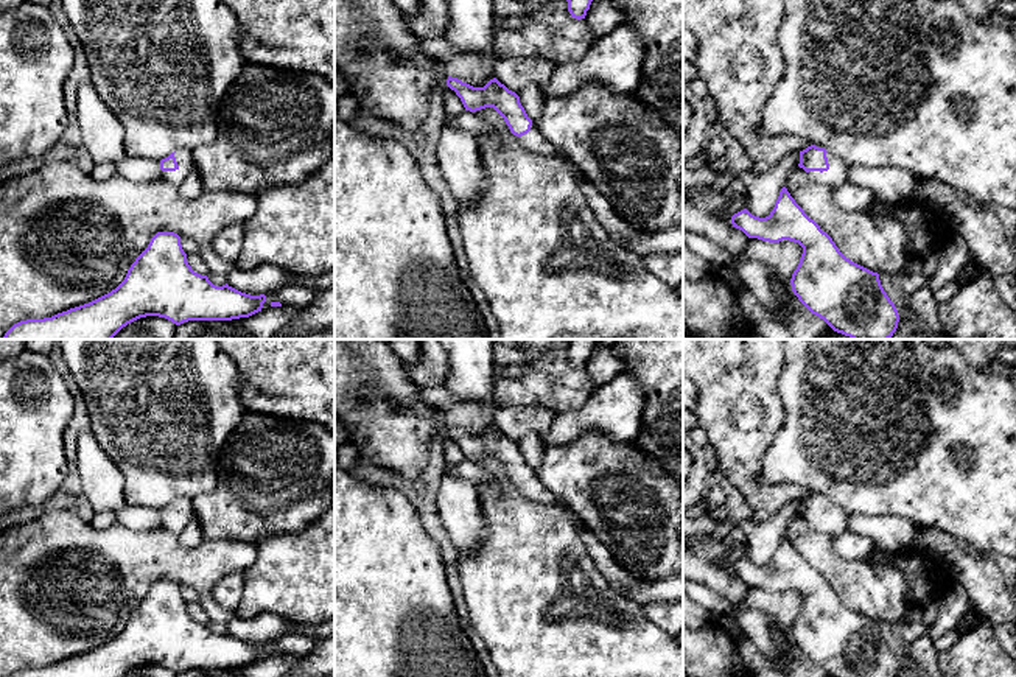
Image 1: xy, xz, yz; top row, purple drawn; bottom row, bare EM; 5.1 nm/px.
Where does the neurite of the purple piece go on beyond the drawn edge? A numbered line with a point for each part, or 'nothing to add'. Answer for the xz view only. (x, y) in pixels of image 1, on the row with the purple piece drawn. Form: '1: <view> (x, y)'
1: xz (534, 142)

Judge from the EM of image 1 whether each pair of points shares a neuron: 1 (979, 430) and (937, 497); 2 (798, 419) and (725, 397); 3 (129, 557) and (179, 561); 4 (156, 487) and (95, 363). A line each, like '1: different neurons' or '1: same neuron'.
1: same neuron
2: different neurons
3: same neuron
4: same neuron

